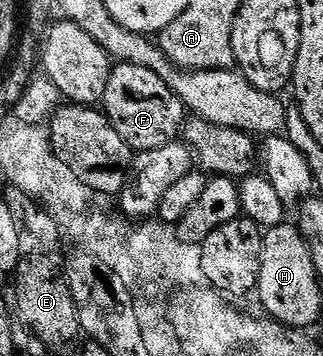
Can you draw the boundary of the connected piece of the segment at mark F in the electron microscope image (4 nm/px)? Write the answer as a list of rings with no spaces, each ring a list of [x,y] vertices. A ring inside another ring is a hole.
[[[116,64],[109,75],[109,83],[105,87],[101,105],[117,135],[121,135],[128,147],[139,155],[152,153],[154,149],[167,149],[170,141],[180,136],[181,126],[185,120],[185,106],[179,100],[179,96],[156,73],[149,71],[149,67]]]

